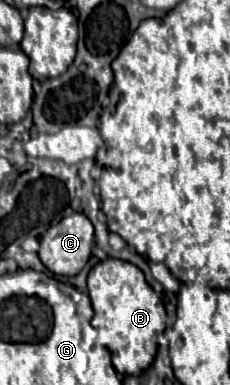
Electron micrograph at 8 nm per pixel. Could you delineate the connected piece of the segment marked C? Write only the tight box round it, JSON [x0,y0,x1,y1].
[38,213,94,275]

